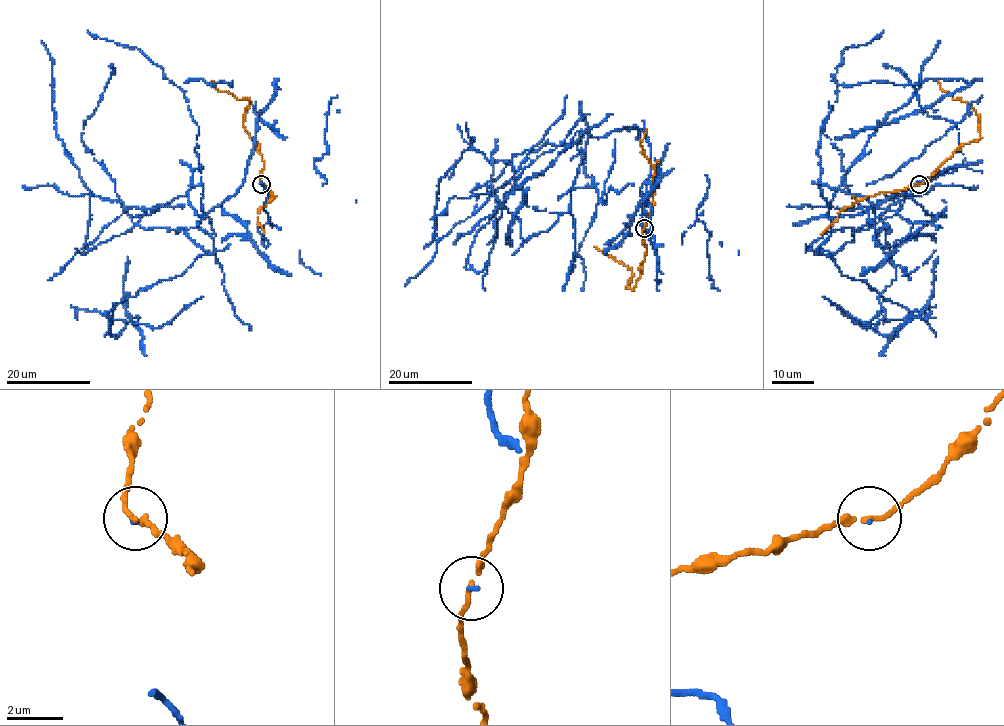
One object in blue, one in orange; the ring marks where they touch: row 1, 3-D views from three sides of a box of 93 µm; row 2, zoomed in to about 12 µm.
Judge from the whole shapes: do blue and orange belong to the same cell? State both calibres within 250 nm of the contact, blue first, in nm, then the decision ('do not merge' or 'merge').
100/170 nm | merge

